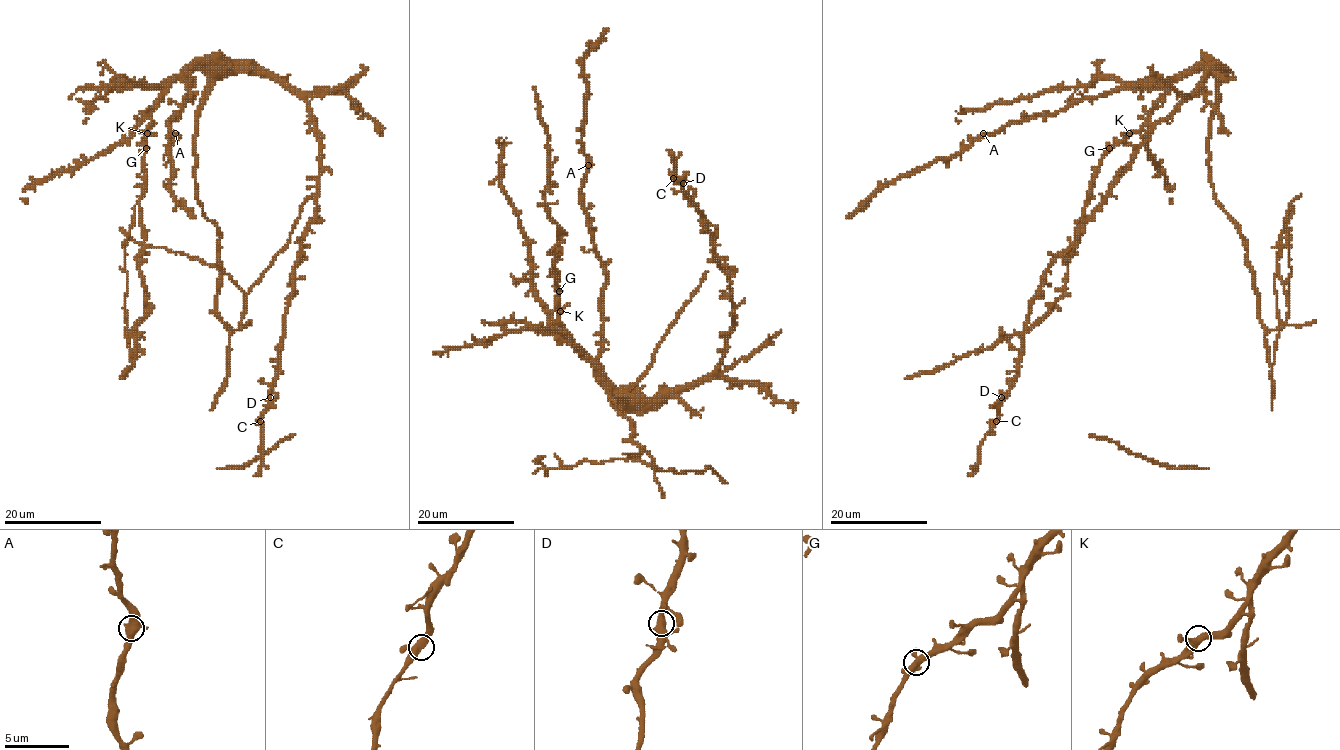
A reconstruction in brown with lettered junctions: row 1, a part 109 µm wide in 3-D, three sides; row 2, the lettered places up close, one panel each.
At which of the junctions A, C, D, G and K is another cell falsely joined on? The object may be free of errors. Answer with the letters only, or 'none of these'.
none of these

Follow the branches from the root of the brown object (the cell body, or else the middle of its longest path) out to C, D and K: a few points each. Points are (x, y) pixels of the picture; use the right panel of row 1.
C: (1216, 96), (1215, 72), (1154, 126), (1084, 231), (1052, 261), (1030, 308), (1018, 375), (999, 408), (996, 421)
D: (1216, 96), (1215, 72), (1154, 126), (1084, 231), (1052, 261), (1045, 283), (1030, 308), (1018, 375), (1001, 397)
K: (1216, 96), (1219, 74), (1210, 65), (1191, 67), (1168, 89), (1148, 120), (1137, 131), (1129, 133)

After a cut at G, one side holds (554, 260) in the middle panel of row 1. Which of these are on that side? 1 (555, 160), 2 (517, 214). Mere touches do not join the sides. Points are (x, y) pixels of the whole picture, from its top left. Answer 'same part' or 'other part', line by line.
1: same part
2: other part

